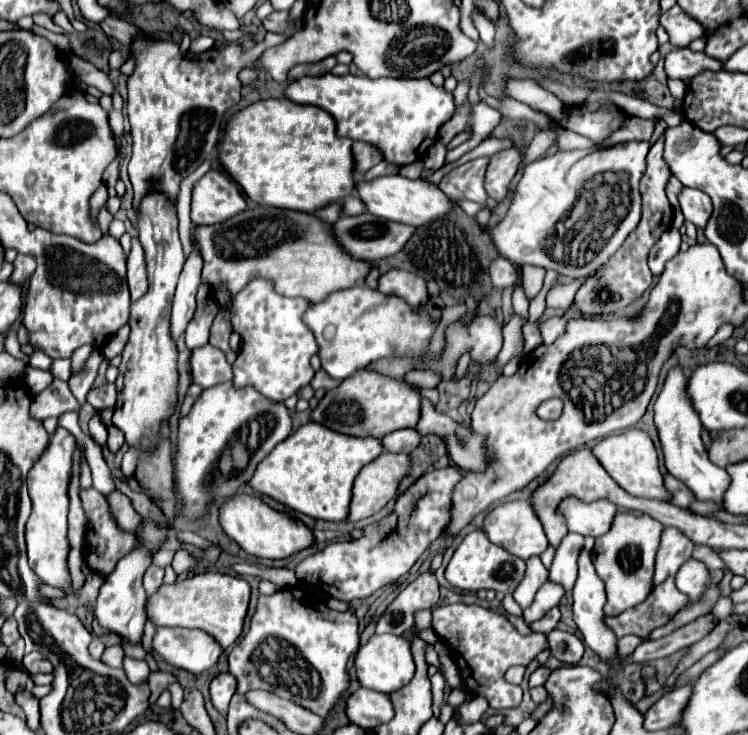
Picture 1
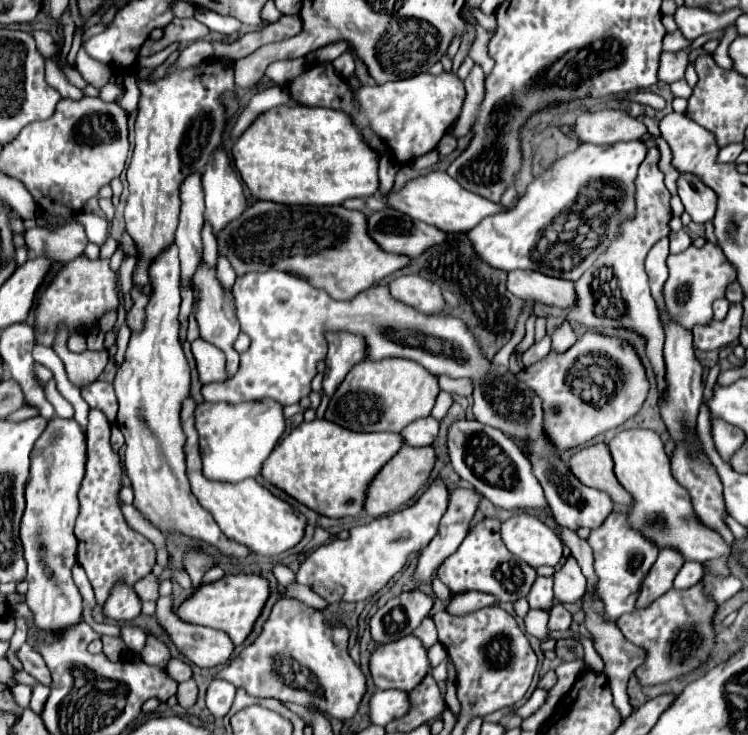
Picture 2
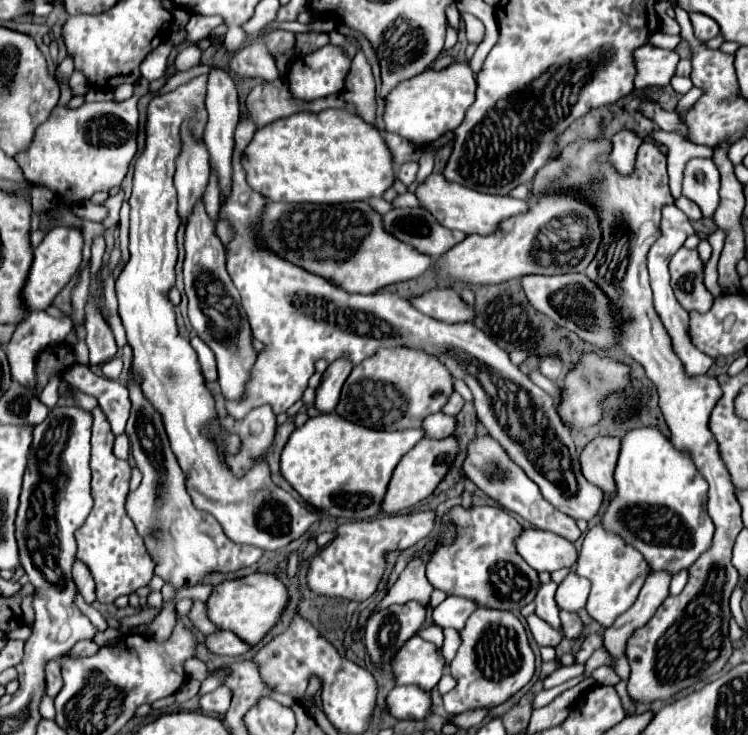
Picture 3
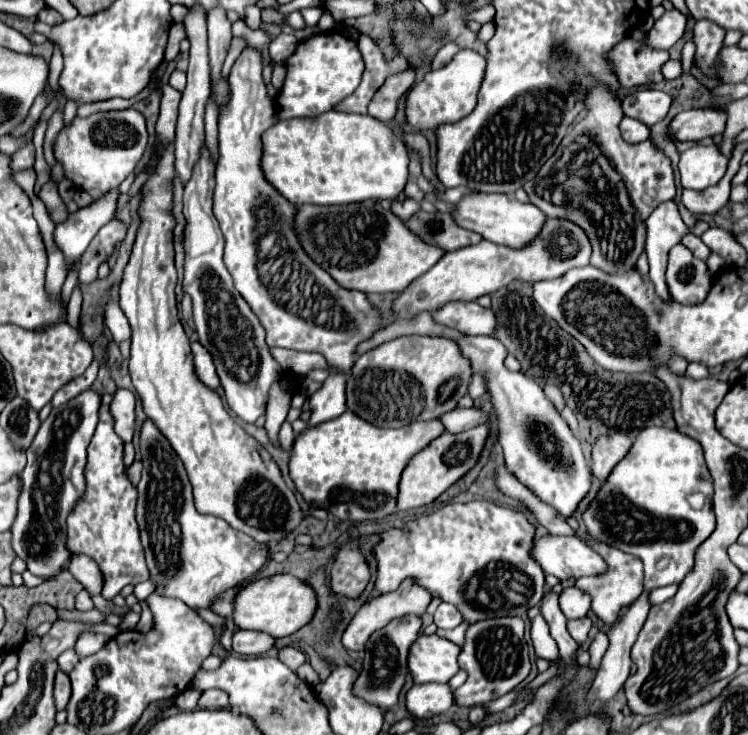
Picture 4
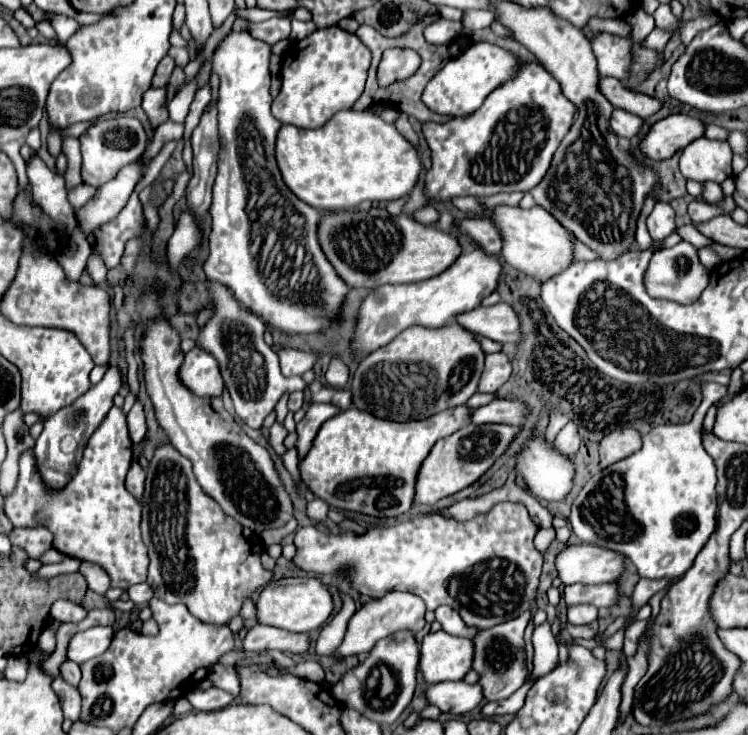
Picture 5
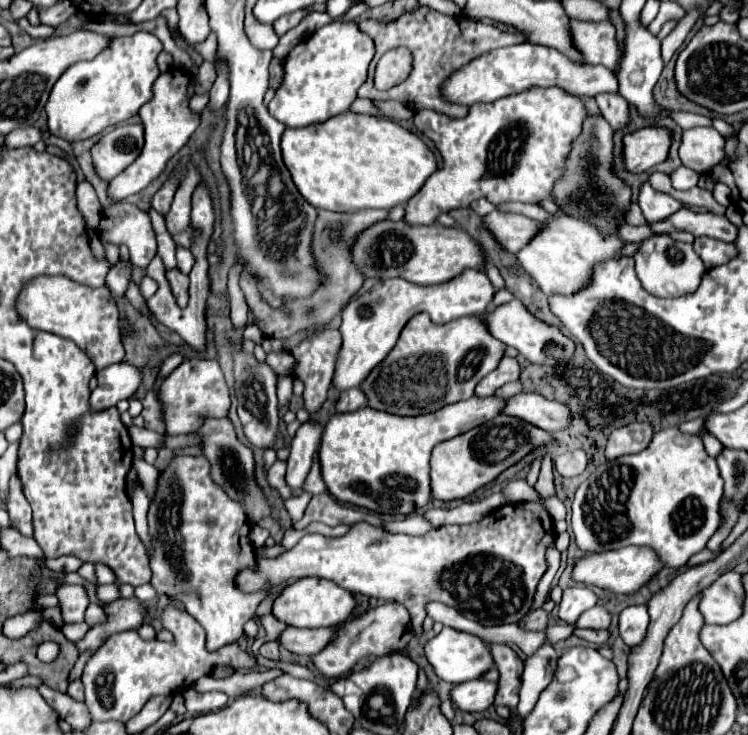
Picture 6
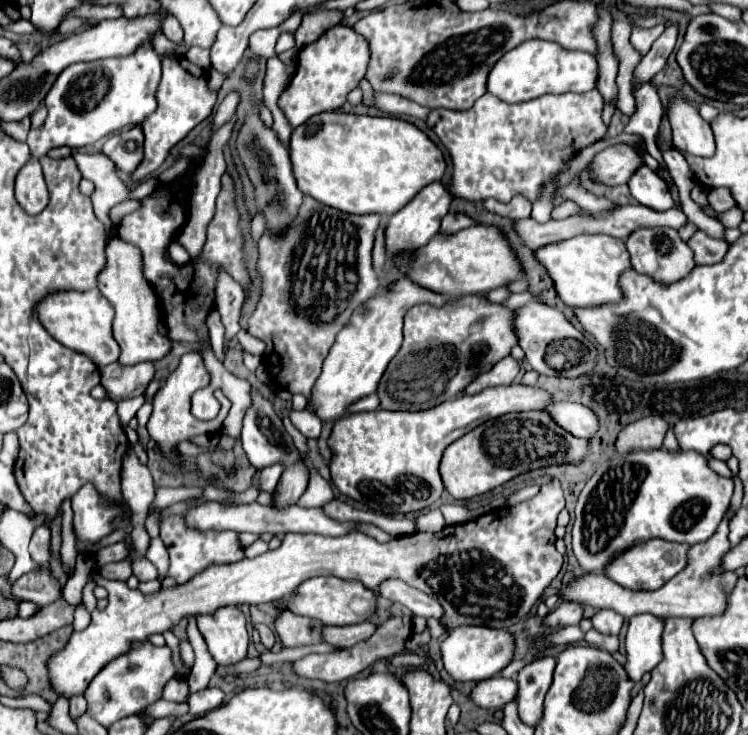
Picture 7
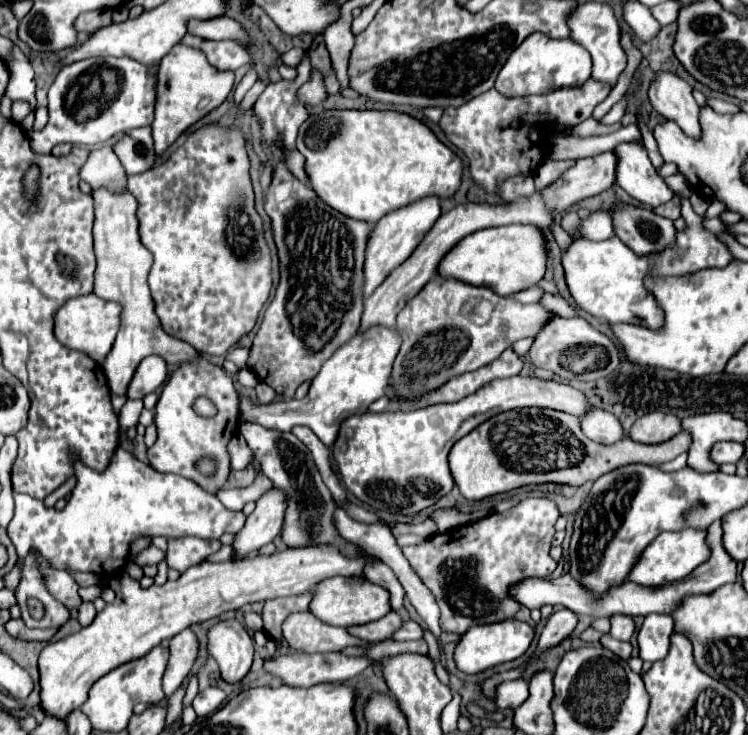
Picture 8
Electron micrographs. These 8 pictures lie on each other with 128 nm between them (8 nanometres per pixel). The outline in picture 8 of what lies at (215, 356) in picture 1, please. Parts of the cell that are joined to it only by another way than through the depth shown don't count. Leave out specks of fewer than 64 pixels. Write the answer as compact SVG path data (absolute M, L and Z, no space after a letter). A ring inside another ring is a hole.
M198 356L196 360L192 358L186 364L182 362L182 366L164 384L164 390L158 398L154 412L156 412L154 424L158 428L158 440L152 448L148 448L150 466L158 472L172 472L188 480L194 480L198 486L202 486L212 494L220 490L220 486L226 482L230 472L226 444L238 432L238 422L236 422L238 396L232 378L220 366L208 362L202 356ZM198 396L208 396L216 404L218 414L214 418L202 418L192 410L192 402ZM200 458L214 458L218 470L212 476L204 476L196 468L196 462Z

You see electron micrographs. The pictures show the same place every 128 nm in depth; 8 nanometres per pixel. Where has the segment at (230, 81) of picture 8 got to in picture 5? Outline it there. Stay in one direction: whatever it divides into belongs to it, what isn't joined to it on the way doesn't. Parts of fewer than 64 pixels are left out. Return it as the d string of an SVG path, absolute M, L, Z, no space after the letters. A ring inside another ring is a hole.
M150 88L144 96L142 108L146 110L152 126L160 126L162 122L168 120L168 110L166 110L166 90L164 88ZM134 162L122 168L114 180L100 186L94 198L76 212L80 230L88 236L102 224L114 220L120 214L120 210L126 206L140 176L142 176L142 166L140 162Z

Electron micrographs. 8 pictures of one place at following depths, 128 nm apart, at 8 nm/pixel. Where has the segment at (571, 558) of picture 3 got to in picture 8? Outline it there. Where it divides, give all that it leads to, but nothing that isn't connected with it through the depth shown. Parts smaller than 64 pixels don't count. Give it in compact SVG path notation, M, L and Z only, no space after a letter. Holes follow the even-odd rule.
M662 532L654 538L652 544L644 548L632 566L628 580L640 586L664 586L668 582L676 582L686 578L698 564L710 558L710 548L706 548L706 532ZM614 614L610 616L610 636L616 640L630 640L634 634L634 622L630 616Z

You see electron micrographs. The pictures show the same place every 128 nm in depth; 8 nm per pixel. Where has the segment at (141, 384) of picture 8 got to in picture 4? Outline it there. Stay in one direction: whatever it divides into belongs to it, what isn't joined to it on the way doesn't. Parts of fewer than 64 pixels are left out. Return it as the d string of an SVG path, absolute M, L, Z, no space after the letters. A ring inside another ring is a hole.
M86 390L70 402L52 408L50 416L42 422L38 434L28 448L28 464L22 472L22 490L18 496L18 512L12 532L12 546L34 576L54 580L68 564L70 550L66 548L66 518L72 514L78 500L86 492L86 448L98 424L100 396Z

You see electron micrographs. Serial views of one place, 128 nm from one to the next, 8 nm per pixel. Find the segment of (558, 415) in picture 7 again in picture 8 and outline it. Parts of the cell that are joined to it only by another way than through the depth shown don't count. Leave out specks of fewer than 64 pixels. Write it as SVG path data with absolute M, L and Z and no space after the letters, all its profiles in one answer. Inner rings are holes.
M590 408L586 414L580 416L580 428L590 440L600 444L614 444L622 438L622 426L618 418L606 410Z

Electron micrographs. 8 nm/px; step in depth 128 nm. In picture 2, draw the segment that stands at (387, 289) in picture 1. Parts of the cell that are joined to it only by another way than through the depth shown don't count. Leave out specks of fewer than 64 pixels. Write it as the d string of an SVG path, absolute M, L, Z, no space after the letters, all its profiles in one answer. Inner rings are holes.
M398 276L388 284L388 290L396 300L402 300L424 314L434 314L446 308L438 284L422 276Z

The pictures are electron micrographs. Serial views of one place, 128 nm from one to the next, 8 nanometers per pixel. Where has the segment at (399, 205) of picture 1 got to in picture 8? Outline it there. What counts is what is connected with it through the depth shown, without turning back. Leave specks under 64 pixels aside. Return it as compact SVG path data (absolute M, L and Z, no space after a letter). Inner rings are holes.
M676 194L680 198L682 204L682 218L688 224L686 232L678 232L678 240L674 244L674 248L668 248L666 252L662 252L662 256L634 256L634 252L630 252L630 248L626 248L626 244L618 238L612 236L610 240L602 240L602 242L590 242L590 240L574 240L566 250L562 250L562 268L564 268L564 278L570 290L570 296L574 298L574 302L578 304L578 308L586 310L590 316L602 318L606 322L632 322L632 324L646 324L648 328L660 328L662 326L662 310L658 308L656 300L646 292L646 288L642 286L644 276L682 276L686 272L698 272L702 268L722 268L732 260L732 254L728 252L728 248L716 238L716 234L708 232L702 228L702 218L692 210L692 204L686 196Z

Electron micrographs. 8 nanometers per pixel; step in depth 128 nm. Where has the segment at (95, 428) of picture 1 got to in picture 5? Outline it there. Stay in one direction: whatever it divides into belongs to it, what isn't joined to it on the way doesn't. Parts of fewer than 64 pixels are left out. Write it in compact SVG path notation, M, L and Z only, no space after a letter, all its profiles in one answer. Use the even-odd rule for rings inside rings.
M114 405L102 420L102 424L96 428L94 436L90 438L84 450L84 458L78 466L78 472L68 482L66 488L56 492L56 490L46 488L40 482L32 450L26 452L26 456L20 456L18 482L16 482L14 492L4 498L4 514L14 526L46 524L54 534L54 548L58 552L78 558L78 560L100 564L108 572L112 580L112 588L128 590L130 586L138 582L146 582L146 568L148 568L146 546L142 544L142 538L140 538L140 502L124 486L124 476L130 468L130 460L132 460L132 442L128 436L128 428L126 428L126 416L122 408Z

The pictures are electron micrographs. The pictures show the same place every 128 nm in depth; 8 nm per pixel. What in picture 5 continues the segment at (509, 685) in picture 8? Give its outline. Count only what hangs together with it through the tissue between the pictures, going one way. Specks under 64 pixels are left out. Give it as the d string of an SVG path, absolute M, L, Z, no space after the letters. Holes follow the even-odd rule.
M438 682L426 688L426 702L436 706L442 714L464 714L480 706L482 690L478 684Z

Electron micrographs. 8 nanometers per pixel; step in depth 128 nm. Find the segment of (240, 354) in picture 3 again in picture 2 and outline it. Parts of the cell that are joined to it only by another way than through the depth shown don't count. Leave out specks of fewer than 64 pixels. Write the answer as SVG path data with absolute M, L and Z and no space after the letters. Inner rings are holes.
M204 262L200 264L198 272L194 274L194 288L198 288L200 292L200 304L198 304L198 312L196 312L196 320L198 320L198 326L200 326L200 336L218 346L224 354L226 354L226 360L228 360L228 372L234 376L234 372L238 370L238 360L240 360L240 354L232 348L236 336L240 334L240 328L238 328L238 318L234 316L234 298L230 292L224 292L216 280L216 270L210 270Z

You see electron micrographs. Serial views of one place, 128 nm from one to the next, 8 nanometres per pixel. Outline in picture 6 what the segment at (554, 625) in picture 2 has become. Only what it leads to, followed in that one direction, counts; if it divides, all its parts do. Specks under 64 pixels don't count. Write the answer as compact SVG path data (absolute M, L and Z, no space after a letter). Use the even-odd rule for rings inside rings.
M576 628L574 636L586 640L590 644L596 644L596 646L606 644L606 640L608 640L608 632L606 630L580 630L580 628Z

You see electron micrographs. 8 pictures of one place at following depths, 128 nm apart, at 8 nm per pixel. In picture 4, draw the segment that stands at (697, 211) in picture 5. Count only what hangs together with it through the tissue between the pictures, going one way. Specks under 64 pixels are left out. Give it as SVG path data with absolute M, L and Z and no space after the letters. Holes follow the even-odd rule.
M662 202L650 218L646 220L646 254L649 264L649 277L654 284L654 292L662 302L672 302L668 286L666 286L666 264L668 264L668 252L672 246L680 244L686 234L700 236L708 224L696 224L688 228L678 212L676 202Z

